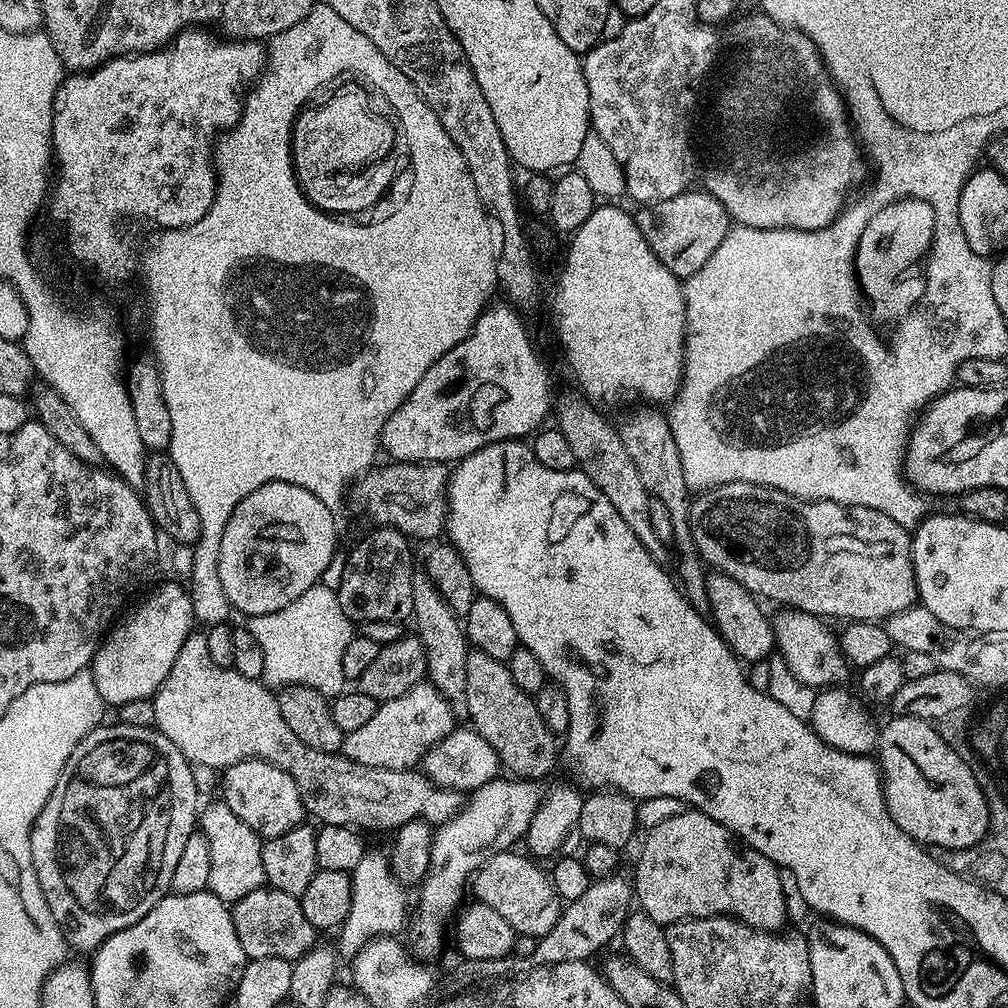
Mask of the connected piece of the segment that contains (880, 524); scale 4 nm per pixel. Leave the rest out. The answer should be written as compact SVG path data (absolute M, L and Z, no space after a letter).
M730 482L709 488L691 501L689 525L703 563L734 578L734 582L742 582L746 590L765 601L777 600L780 606L821 618L833 616L839 622L884 622L917 603L909 529L898 526L894 518L886 518L878 510L853 511L829 500L799 500L777 488Z

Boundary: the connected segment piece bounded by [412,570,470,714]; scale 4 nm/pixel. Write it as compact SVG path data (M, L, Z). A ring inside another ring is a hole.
M423 570L413 571L412 589L414 590L414 606L412 616L416 620L415 635L419 636L426 650L426 666L428 667L427 683L433 684L452 706L453 713L467 713L466 698L466 658L470 651L467 636L461 617L456 615L450 606L446 606L446 598L438 594L434 582Z

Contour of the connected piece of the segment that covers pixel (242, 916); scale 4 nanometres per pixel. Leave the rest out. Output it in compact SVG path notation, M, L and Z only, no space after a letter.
M264 886L256 888L233 903L231 910L234 930L238 930L238 942L242 942L242 950L248 960L277 956L294 962L299 956L305 956L311 948L317 947L317 928L306 922L299 899L282 894L282 890Z

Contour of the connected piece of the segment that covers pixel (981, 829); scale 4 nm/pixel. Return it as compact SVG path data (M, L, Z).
M897 716L891 717L892 721L888 725L881 727L879 747L878 747L878 763L880 766L880 778L884 781L884 801L886 802L886 810L890 814L890 818L894 818L894 822L898 826L898 830L902 830L912 840L916 841L921 846L927 846L929 849L933 848L953 848L954 850L962 850L974 846L981 840L981 838L988 832L988 824L990 823L990 814L988 813L988 802L986 794L982 792L982 786L979 785L978 779L974 778L974 773L970 770L970 766L962 760L942 740L936 732L935 727L927 720L919 720L913 716Z

